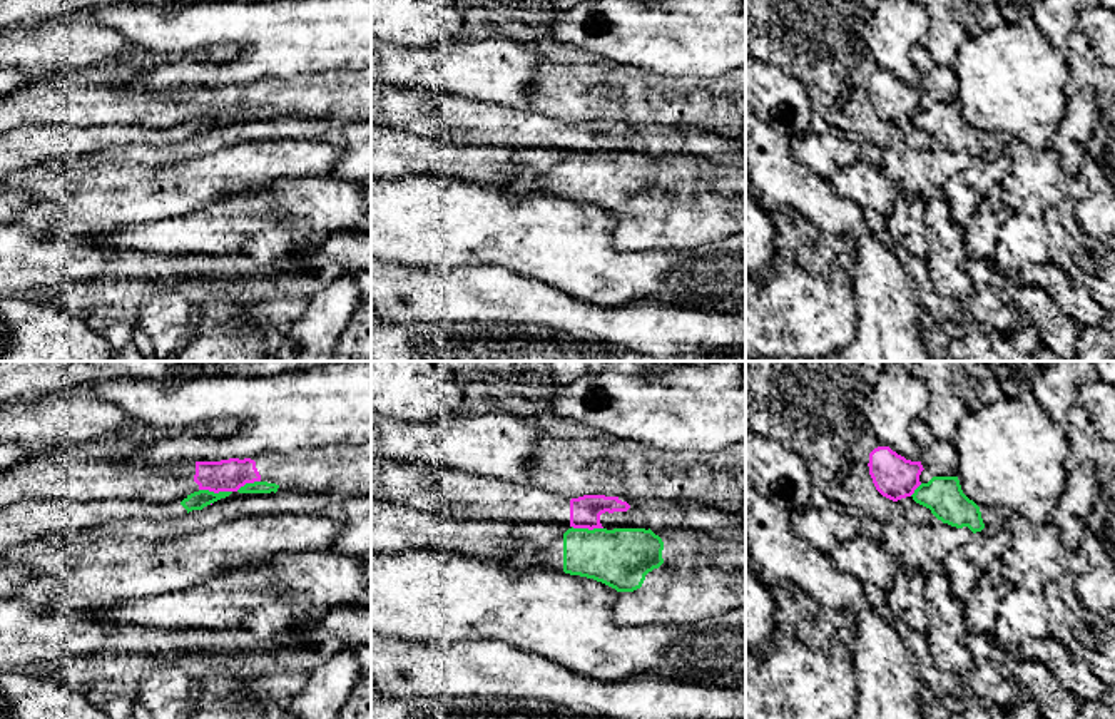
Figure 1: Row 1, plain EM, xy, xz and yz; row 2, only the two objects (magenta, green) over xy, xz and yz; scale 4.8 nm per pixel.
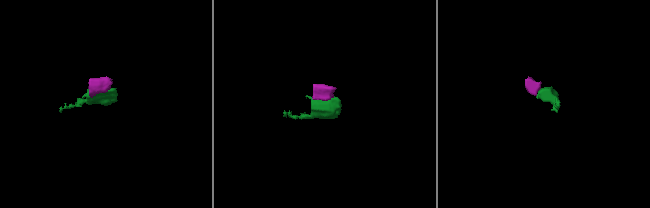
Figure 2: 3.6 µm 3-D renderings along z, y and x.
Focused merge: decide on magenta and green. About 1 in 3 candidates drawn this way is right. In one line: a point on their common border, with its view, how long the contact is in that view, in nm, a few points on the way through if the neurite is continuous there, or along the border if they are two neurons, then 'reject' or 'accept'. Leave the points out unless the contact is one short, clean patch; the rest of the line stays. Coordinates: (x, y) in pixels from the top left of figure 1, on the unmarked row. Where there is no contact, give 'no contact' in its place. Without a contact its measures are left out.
contact xy (216, 117); length 160 nm; border xy (199, 114), (231, 117); reject

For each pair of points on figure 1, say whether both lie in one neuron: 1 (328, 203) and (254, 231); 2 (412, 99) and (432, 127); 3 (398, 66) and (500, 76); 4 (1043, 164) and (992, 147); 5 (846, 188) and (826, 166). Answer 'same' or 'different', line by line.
1: same
2: same
3: same
4: same
5: different

